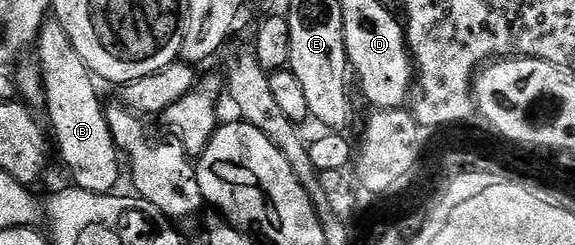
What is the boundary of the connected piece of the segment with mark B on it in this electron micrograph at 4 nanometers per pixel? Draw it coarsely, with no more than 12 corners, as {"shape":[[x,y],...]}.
{"shape":[[67,28],[35,43],[56,153],[78,190],[114,193],[123,158]]}

